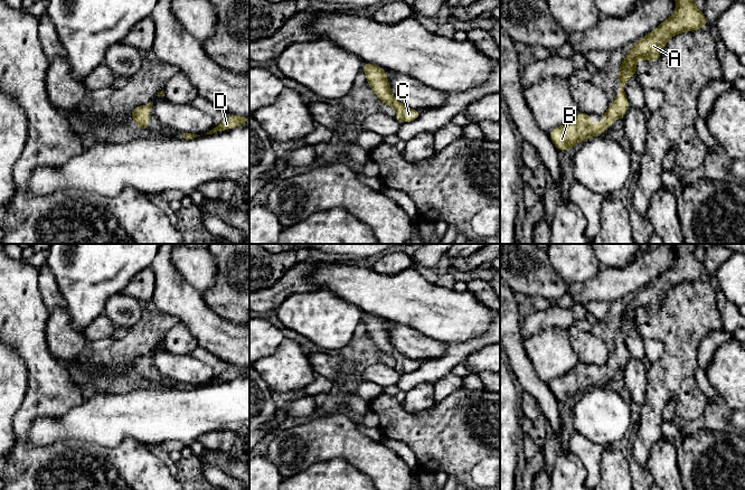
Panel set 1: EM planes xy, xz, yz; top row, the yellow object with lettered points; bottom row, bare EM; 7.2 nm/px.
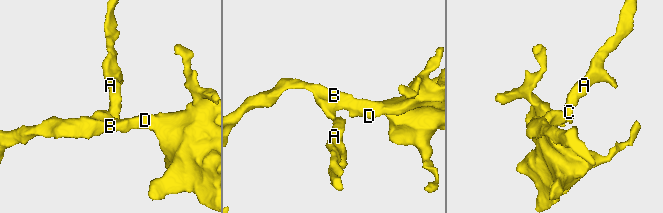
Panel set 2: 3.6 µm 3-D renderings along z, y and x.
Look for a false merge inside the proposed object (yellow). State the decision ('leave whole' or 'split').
leave whole

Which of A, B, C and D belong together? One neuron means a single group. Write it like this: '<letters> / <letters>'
A B C D

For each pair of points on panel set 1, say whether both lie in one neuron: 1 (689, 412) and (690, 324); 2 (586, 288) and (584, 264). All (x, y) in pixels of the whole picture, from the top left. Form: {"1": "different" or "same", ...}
{"1": "same", "2": "different"}

